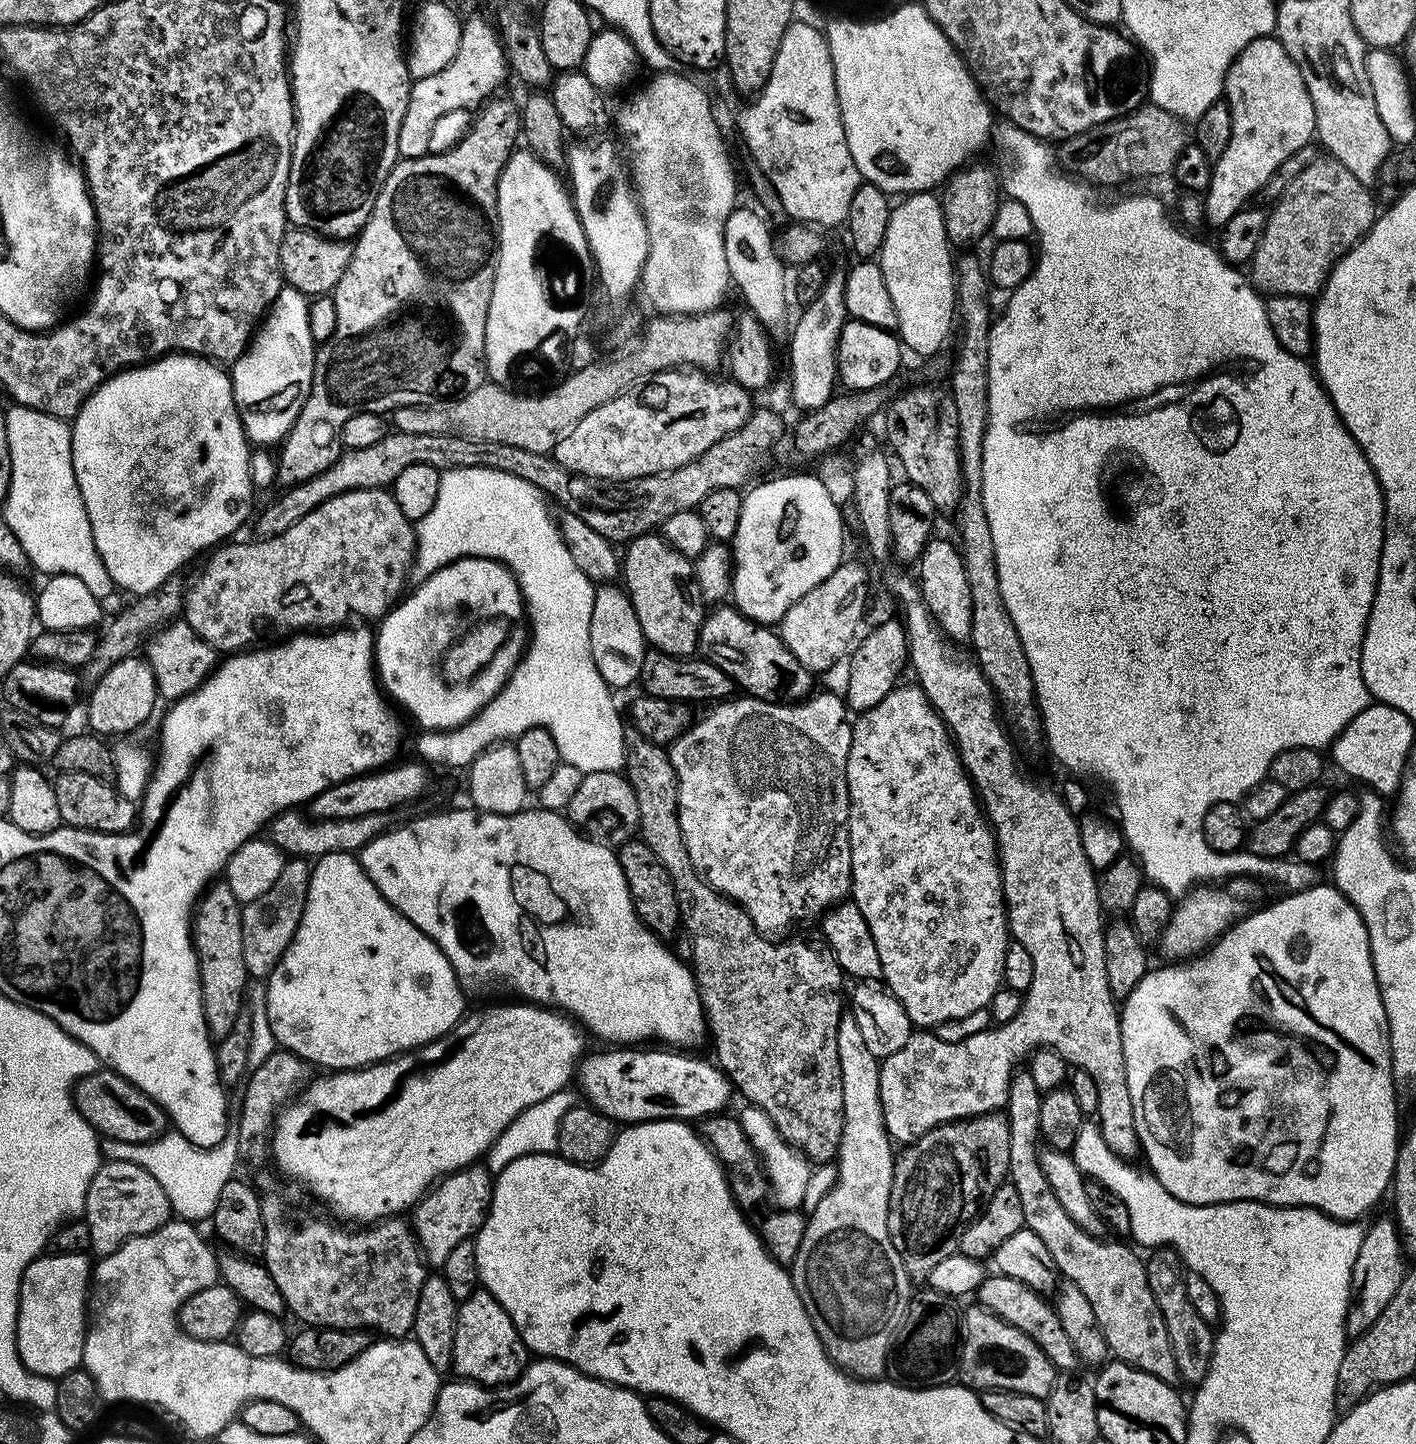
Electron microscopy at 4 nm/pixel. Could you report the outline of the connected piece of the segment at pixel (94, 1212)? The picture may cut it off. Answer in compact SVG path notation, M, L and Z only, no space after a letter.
M114 1160L101 1163L94 1174L90 1190L86 1190L82 1213L86 1226L90 1226L91 1251L96 1252L97 1257L118 1251L130 1238L158 1231L173 1216L166 1191L162 1190L153 1174L134 1162Z

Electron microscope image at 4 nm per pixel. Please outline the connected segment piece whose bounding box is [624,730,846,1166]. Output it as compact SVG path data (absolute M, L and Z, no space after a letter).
M635 730L625 731L624 743L626 775L638 798L638 836L654 850L654 858L662 862L666 874L670 874L670 882L674 882L680 922L685 929L688 927L686 932L692 939L690 967L700 987L706 1028L716 1047L715 1063L732 1081L733 1089L748 1099L745 1101L751 1107L761 1108L767 1114L768 1121L787 1144L799 1148L813 1165L835 1161L844 1125L842 1070L838 1066L838 1022L842 1011L840 995L846 983L844 971L827 947L819 943L788 939L777 942L765 936L753 926L744 908L715 892L704 881L690 862L690 854L686 854L686 842L678 822L678 782L667 751L661 745L644 740Z

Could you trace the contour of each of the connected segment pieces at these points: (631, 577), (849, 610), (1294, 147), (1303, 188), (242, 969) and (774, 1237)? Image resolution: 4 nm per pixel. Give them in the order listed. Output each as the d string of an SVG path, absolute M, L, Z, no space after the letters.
M660 534L636 536L627 541L625 548L628 549L622 552L623 587L634 606L634 614L638 614L638 626L642 626L645 641L657 652L665 652L671 656L696 656L706 608L700 599L700 593L696 591L693 561L674 550L674 546L670 546L670 542L666 542Z
M845 559L838 570L826 578L826 582L814 586L810 594L802 594L802 598L798 598L798 602L786 610L778 625L779 638L790 654L802 662L802 666L806 666L813 674L820 674L849 655L857 639L856 627L860 624L860 615L867 604L868 572L858 561Z
M1263 36L1247 44L1224 79L1223 99L1230 106L1234 130L1221 156L1215 157L1212 181L1203 193L1204 215L1223 226L1262 190L1274 170L1316 136L1314 106L1298 66L1280 41Z
M1319 158L1304 173L1300 173L1271 205L1262 242L1258 242L1258 250L1250 261L1250 279L1253 285L1268 296L1315 297L1328 281L1333 266L1371 230L1377 215L1378 204L1369 185L1358 182L1358 178L1354 178L1354 174L1350 174L1350 170L1342 166L1342 162Z
M216 882L201 895L194 908L192 944L196 948L202 1006L208 1027L208 1035L219 1042L226 1038L234 1026L236 1017L241 1015L246 1004L246 989L250 977L246 970L246 958L242 958L241 903L234 898L230 886Z
M717 1114L704 1117L698 1131L710 1145L712 1151L716 1153L716 1159L719 1160L728 1177L728 1185L733 1198L736 1199L736 1204L745 1213L751 1214L751 1223L769 1254L779 1264L791 1265L793 1258L798 1254L798 1246L802 1246L802 1234L806 1234L808 1221L805 1213L800 1210L785 1210L775 1206L769 1207L769 1212L760 1212L764 1208L764 1203L769 1203L770 1200L768 1178L764 1174L759 1156L750 1146L750 1142L740 1126L739 1119L735 1115L728 1115Z

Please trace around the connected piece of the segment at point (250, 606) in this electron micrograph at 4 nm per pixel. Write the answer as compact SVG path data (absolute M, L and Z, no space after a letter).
M388 488L354 490L346 494L338 494L326 502L322 502L322 506L310 510L310 514L306 514L306 518L294 522L294 526L290 526L290 530L286 530L286 534L278 534L278 538L270 538L269 540L253 539L251 541L252 544L232 543L236 542L228 542L223 546L217 547L207 557L207 559L209 558L208 565L201 570L200 577L193 584L191 581L190 587L187 589L184 598L184 611L182 613L182 619L192 627L194 634L198 634L198 638L205 640L211 648L216 649L217 653L220 654L235 654L247 649L249 646L255 645L259 641L256 639L263 632L270 631L271 628L288 627L292 628L288 630L339 630L345 627L349 621L379 621L405 595L406 588L404 588L404 583L408 580L408 572L410 576L410 573L413 571L416 558L416 529L413 521L408 520L406 514L402 514L398 502Z

